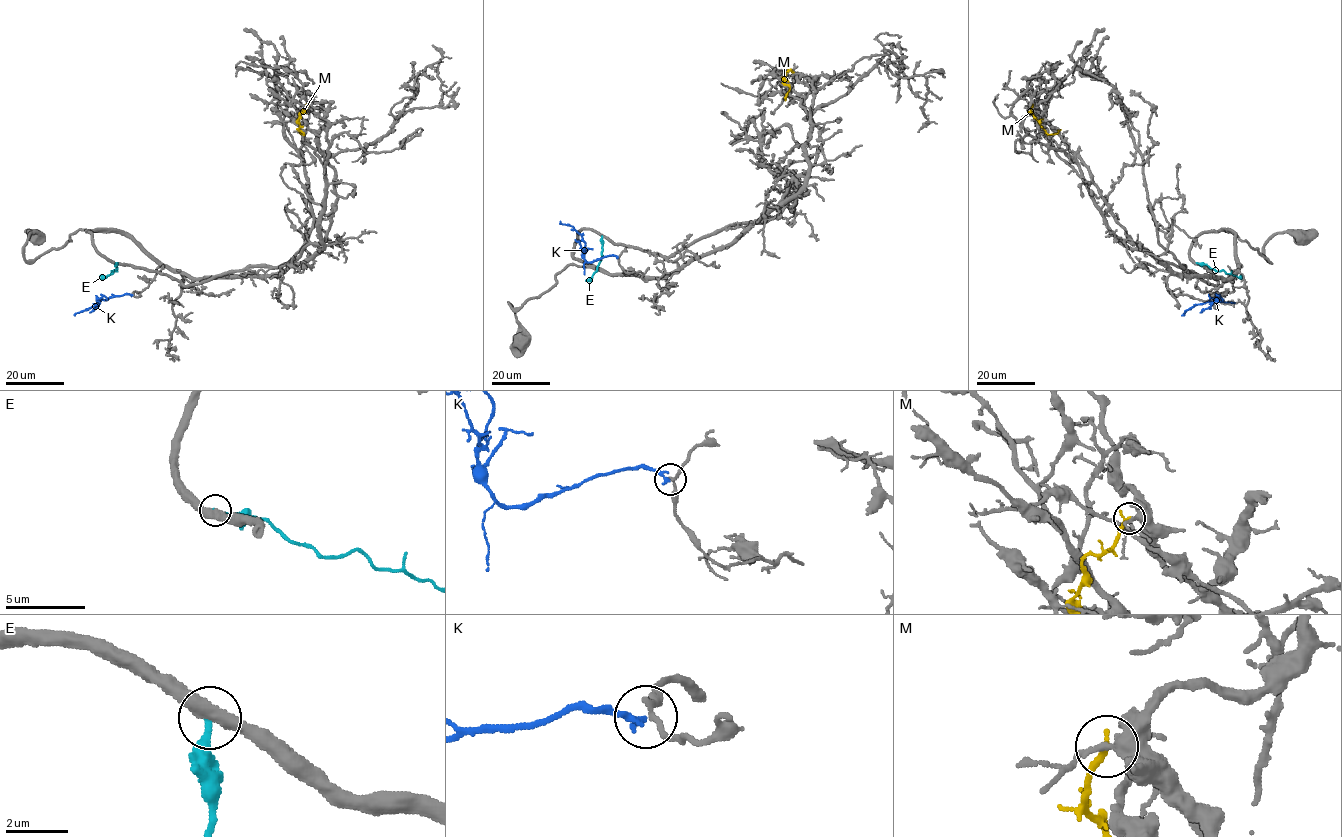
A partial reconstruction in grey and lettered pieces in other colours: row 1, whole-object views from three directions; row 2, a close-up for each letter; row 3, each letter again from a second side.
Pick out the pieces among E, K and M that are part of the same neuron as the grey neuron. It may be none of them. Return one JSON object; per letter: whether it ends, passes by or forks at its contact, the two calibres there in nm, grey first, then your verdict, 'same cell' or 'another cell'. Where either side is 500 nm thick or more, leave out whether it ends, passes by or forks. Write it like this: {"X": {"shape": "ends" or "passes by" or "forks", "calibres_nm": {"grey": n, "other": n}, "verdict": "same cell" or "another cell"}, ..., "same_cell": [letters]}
{"E": {"shape": "ends", "calibres_nm": {"grey": 440, "other": 240}, "verdict": "another cell"}, "K": {"shape": "ends", "calibres_nm": {"grey": 180, "other": 220}, "verdict": "same cell"}, "M": {"shape": "ends", "calibres_nm": {"grey": 280, "other": 240}, "verdict": "another cell"}, "same_cell": ["K"]}

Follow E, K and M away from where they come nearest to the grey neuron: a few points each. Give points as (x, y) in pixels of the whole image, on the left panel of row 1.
E: (117, 263), (116, 271), (106, 277), (100, 275)
K: (132, 294), (102, 299), (75, 316)
M: (308, 106), (298, 120), (298, 129), (304, 134), (299, 129)

